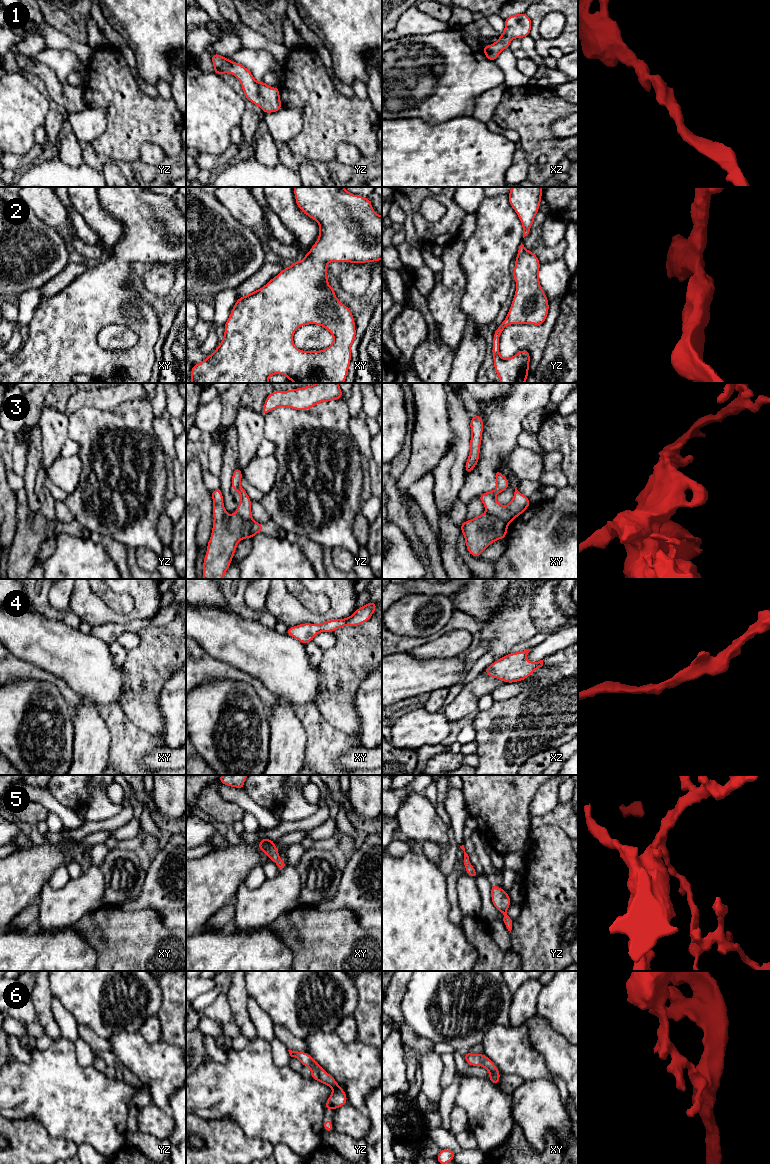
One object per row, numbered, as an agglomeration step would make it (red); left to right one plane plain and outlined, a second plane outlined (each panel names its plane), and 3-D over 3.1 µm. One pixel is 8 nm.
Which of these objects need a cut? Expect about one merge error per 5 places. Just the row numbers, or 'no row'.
3

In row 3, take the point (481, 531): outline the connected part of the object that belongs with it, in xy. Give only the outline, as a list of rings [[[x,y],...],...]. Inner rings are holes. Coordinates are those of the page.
[[[488,512],[464,521],[460,528],[465,538],[468,552],[473,557],[478,558],[490,544],[506,537],[508,525]]]

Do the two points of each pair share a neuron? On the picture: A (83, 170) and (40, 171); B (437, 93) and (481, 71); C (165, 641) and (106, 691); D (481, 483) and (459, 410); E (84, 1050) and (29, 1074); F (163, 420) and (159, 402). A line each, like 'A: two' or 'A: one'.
A: one
B: one
C: two
D: two
E: two
F: one

